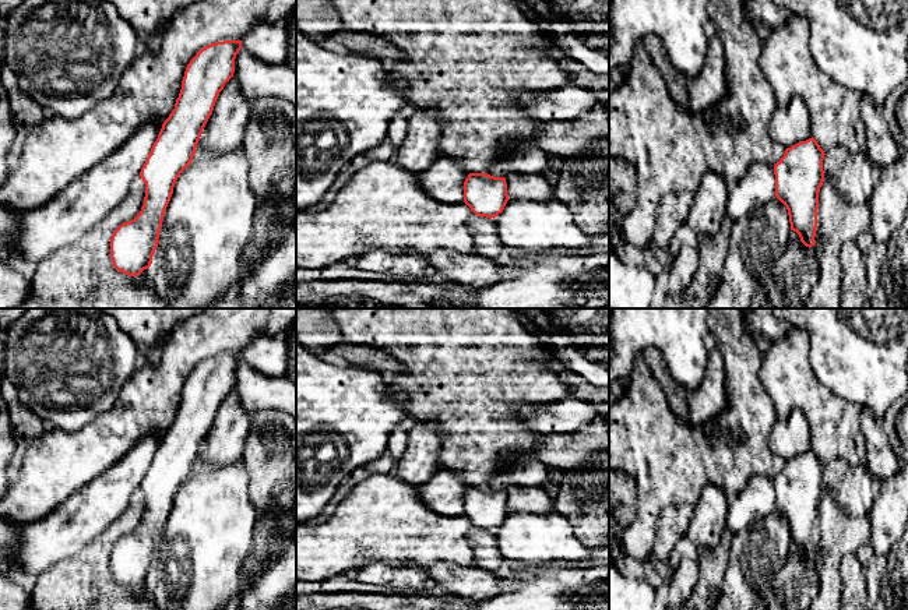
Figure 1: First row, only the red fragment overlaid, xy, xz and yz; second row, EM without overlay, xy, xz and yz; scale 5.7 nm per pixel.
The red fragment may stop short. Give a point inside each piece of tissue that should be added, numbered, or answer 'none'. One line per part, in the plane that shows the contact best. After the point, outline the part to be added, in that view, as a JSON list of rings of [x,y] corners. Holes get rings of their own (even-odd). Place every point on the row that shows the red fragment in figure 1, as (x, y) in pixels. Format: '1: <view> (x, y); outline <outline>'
none

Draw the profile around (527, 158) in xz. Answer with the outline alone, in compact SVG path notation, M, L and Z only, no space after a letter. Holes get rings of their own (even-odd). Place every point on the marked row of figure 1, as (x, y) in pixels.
M534 142L522 144L507 151L486 173L495 177L504 177L508 173L543 174L549 169L548 159L549 155Z

